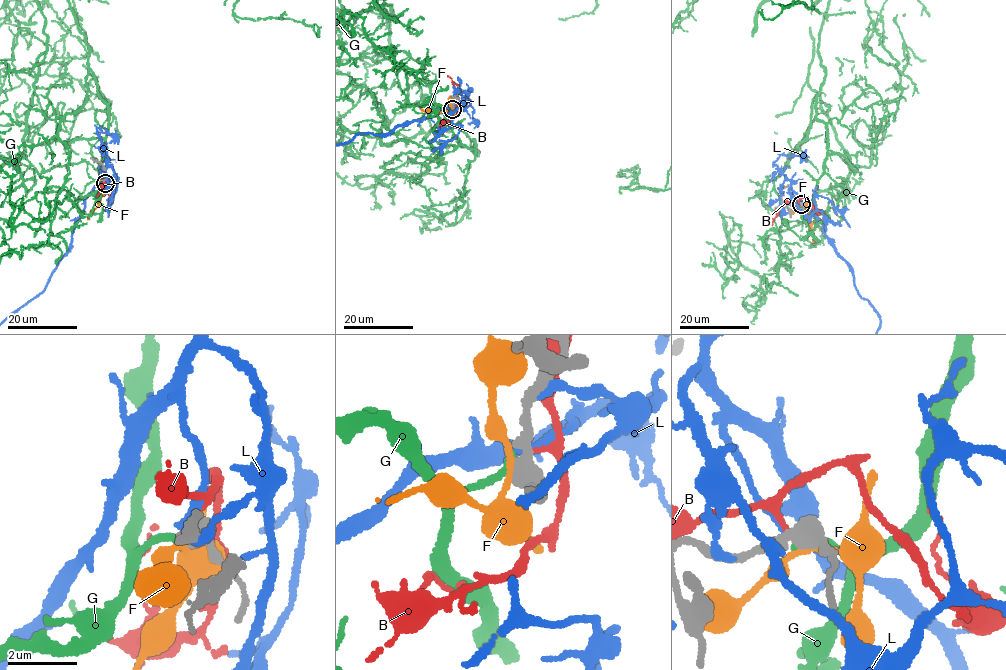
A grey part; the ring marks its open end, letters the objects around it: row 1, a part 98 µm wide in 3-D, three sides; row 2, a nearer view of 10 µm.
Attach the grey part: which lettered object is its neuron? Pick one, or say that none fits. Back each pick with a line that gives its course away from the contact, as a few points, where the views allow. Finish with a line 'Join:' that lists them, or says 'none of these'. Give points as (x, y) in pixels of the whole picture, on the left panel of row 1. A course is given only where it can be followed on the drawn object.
Join: G

